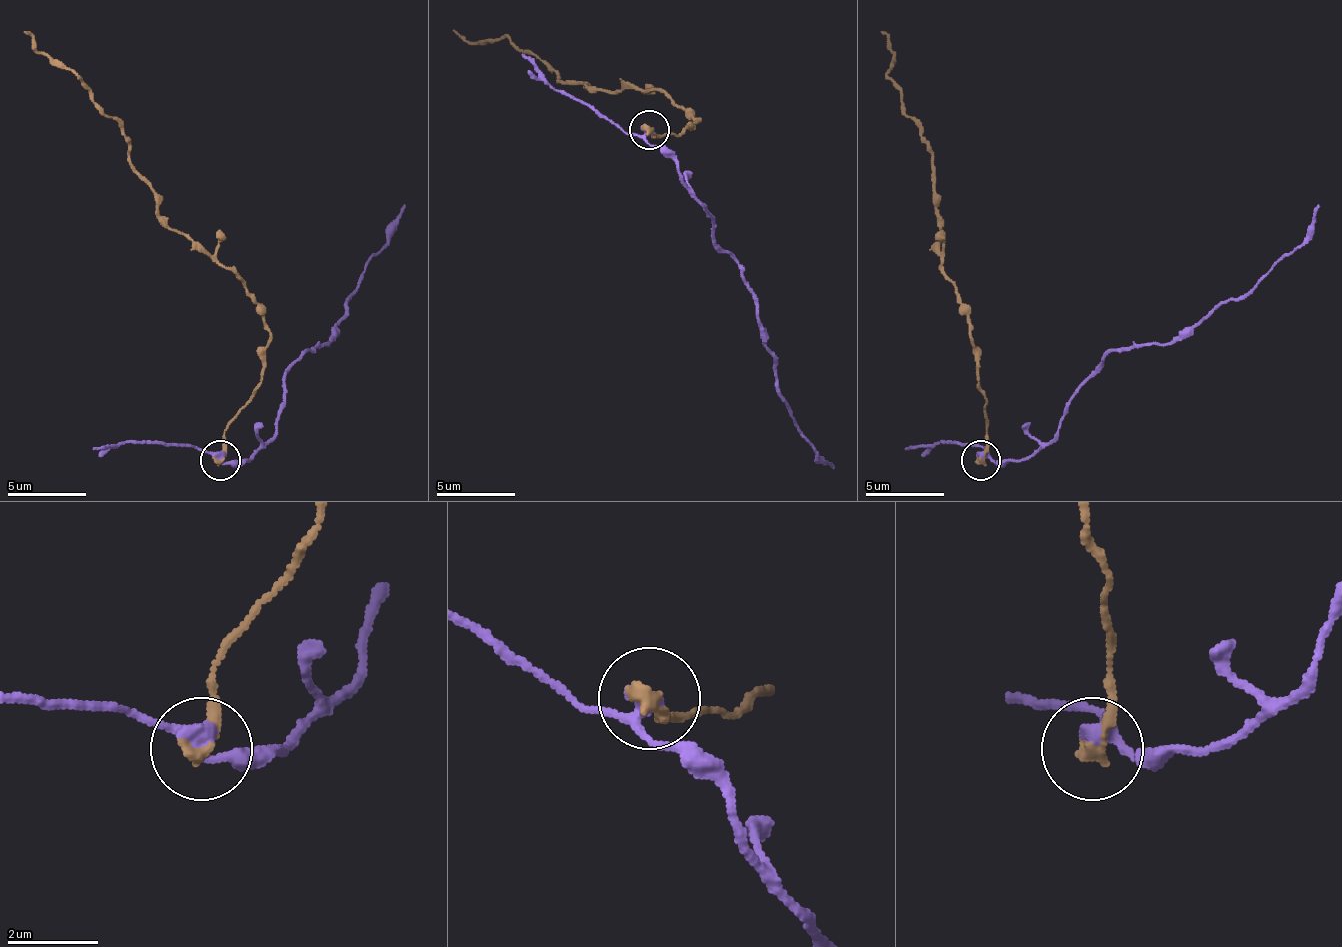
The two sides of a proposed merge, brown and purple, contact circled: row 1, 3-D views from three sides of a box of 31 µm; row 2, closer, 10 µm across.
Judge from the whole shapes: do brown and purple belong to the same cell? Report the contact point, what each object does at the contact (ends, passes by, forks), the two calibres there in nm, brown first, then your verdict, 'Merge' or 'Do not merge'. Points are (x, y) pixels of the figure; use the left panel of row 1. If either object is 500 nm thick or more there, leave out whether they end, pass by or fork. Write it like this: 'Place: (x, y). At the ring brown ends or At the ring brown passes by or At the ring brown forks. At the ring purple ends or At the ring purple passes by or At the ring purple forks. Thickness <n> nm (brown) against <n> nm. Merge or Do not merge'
Place: (220, 460). At the ring brown ends. At the ring purple passes by. Thickness 340 nm (brown) against 320 nm. Do not merge

